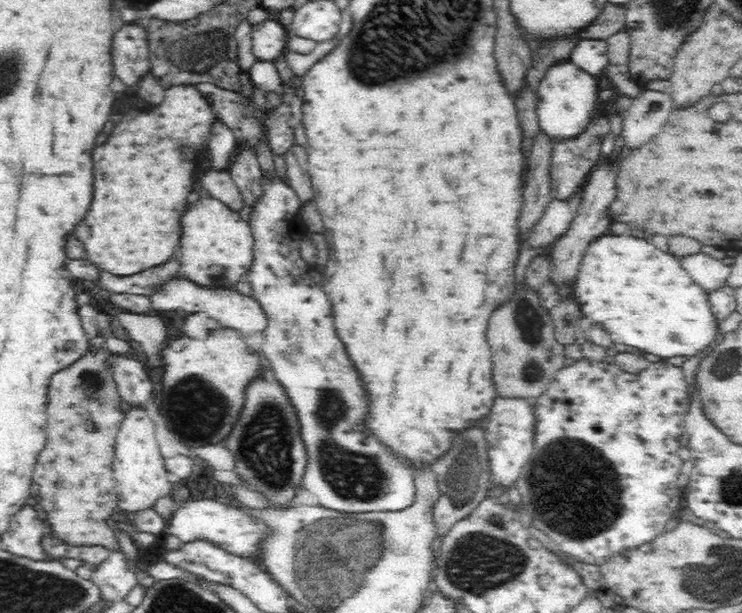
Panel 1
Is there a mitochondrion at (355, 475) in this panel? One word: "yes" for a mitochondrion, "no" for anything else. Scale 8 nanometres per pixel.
yes

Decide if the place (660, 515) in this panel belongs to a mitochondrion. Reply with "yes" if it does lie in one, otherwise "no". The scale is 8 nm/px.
no

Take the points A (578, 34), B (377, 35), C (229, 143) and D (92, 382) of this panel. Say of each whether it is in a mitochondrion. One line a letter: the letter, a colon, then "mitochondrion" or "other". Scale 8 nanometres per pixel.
A: other
B: mitochondrion
C: other
D: mitochondrion

